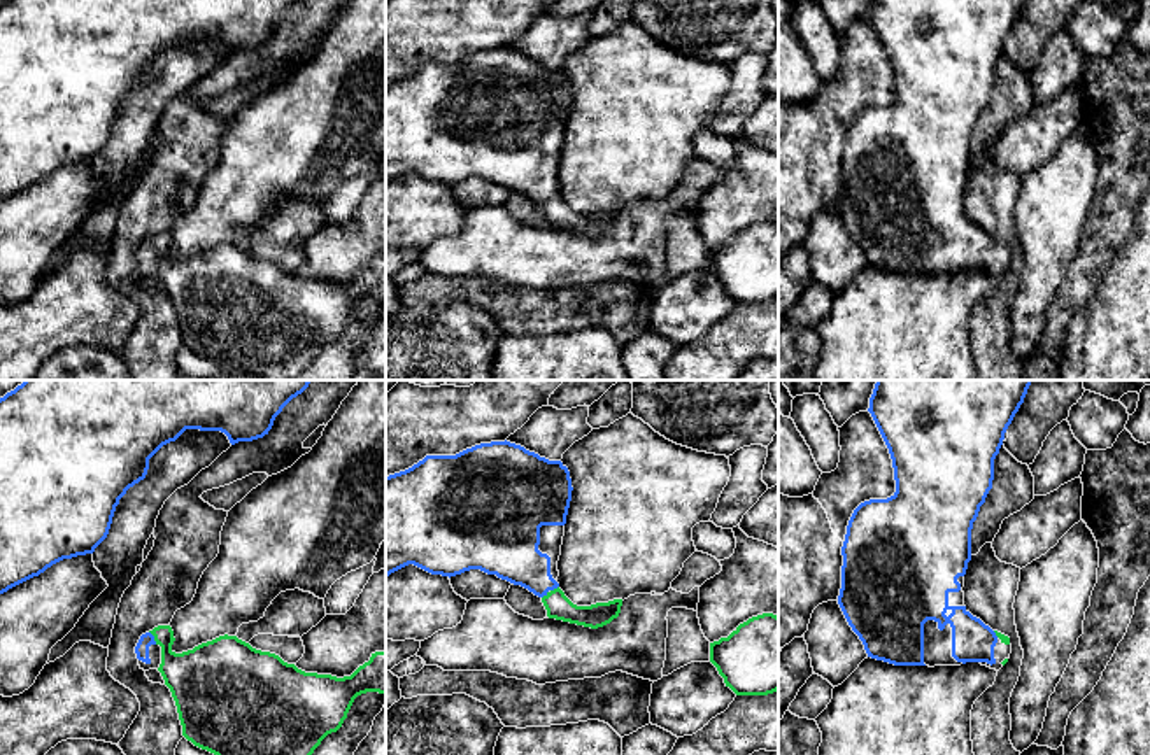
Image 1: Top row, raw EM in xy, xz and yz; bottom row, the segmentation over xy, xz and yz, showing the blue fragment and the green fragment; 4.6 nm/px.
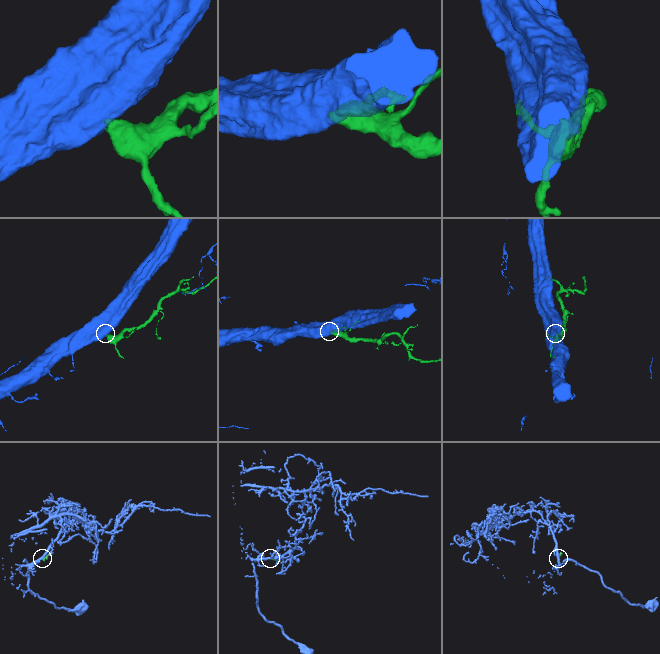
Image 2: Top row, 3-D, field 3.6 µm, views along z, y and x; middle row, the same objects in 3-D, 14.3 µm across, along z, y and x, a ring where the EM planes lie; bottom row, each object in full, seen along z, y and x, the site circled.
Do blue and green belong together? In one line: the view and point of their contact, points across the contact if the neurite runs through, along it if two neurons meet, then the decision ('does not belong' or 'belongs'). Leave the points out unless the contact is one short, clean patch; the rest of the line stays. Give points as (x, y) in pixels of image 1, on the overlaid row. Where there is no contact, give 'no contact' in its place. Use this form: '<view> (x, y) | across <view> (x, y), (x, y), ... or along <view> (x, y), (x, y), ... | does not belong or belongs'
xy (153, 638) | across xy (146, 640), (153, 638), (191, 677) | belongs

